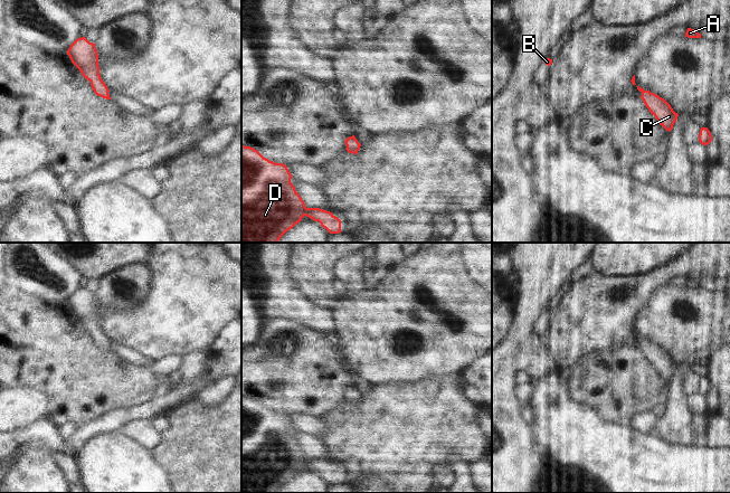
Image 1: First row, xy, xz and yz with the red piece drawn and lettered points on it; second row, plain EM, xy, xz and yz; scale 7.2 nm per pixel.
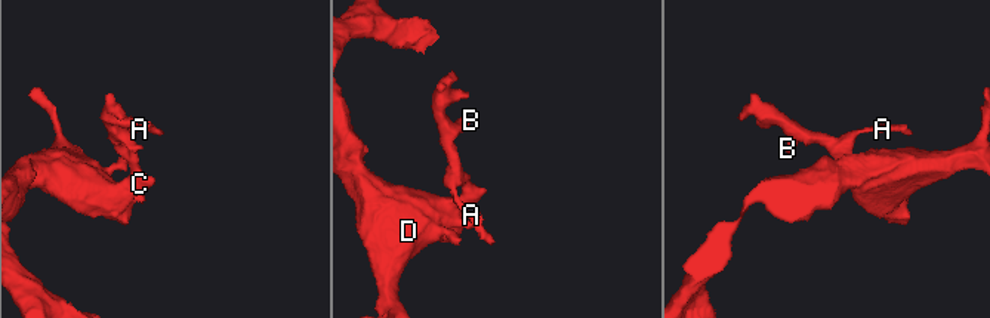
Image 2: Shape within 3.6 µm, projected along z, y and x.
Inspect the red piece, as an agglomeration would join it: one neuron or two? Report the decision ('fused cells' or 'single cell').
single cell

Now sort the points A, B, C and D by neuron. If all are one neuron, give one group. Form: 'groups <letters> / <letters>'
groups A B C D

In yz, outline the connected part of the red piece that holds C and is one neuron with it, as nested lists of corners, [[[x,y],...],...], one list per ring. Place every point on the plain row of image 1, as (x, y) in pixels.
[[[635,325],[631,332],[642,343],[641,349],[643,350],[651,364],[655,367],[658,375],[670,382],[673,379],[679,364],[673,361],[671,355],[664,349],[654,343],[651,343],[650,341],[645,341],[644,339],[638,338],[635,334]]]

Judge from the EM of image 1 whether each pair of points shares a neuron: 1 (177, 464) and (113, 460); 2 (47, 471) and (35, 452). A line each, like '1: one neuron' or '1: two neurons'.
1: two neurons
2: one neuron

